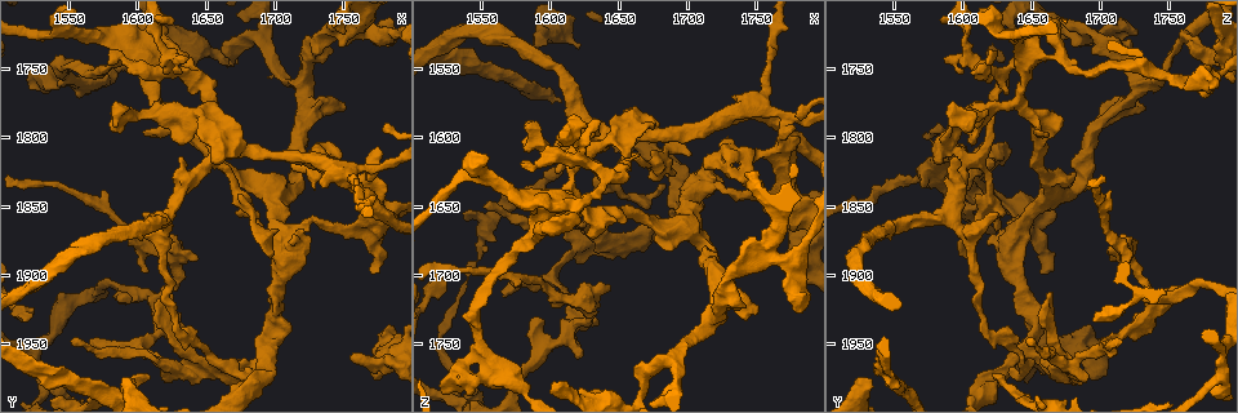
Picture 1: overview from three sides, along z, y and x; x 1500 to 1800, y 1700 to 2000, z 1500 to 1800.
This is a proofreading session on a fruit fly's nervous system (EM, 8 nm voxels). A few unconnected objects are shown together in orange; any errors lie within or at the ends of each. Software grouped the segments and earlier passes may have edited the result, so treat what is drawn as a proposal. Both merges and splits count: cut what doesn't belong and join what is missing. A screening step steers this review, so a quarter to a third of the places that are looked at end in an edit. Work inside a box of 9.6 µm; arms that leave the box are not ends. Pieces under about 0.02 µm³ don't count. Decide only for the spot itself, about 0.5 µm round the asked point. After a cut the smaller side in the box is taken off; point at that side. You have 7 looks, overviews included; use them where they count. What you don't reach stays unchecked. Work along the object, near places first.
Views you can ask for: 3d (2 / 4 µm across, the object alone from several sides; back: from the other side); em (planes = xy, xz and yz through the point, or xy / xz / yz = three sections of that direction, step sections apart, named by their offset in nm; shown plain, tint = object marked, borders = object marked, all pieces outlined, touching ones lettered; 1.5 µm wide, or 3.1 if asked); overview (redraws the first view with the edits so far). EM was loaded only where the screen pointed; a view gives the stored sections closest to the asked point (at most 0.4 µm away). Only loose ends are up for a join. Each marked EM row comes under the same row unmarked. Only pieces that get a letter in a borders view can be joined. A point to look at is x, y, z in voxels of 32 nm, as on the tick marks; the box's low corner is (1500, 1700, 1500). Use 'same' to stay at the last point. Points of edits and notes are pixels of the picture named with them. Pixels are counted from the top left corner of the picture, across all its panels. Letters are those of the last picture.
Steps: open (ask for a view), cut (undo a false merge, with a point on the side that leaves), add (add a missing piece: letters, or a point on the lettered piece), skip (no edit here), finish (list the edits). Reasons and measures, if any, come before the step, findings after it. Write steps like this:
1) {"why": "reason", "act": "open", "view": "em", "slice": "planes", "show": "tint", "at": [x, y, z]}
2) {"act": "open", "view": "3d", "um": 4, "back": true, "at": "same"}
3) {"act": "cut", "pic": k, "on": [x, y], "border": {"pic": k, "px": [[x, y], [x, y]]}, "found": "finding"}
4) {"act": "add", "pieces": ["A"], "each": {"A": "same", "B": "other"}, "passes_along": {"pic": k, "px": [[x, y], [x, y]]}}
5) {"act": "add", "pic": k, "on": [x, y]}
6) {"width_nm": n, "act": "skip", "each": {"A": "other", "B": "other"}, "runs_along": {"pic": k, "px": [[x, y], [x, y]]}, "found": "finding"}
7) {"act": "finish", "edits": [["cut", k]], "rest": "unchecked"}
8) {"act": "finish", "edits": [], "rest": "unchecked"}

{"why": "a narrow waist", "act": "open", "view": "3d", "um": 4, "at": [1708, 1872, 1634]}

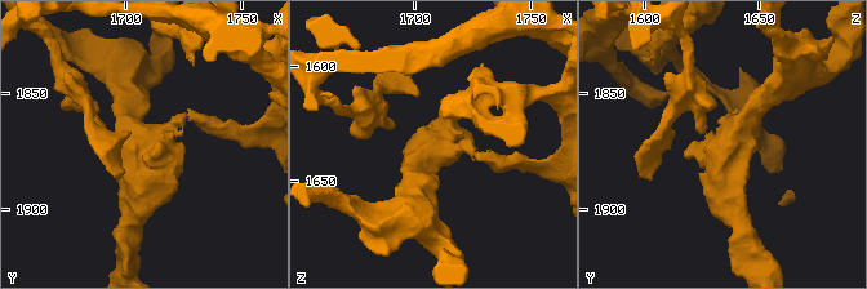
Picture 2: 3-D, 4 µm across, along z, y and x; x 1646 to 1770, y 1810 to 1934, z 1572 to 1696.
{"act": "open", "view": "em", "um": 3.1, "slice": "planes", "show": "tint", "at": [1706, 1873, 1637]}

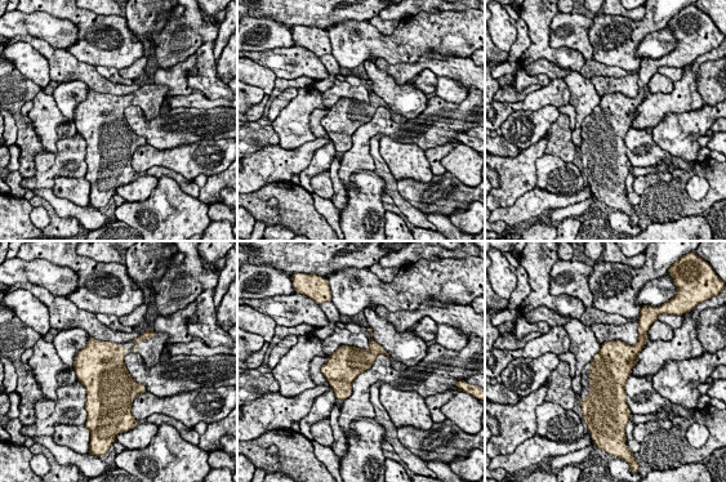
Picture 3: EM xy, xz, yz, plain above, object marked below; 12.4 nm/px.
{"why": "see the neighbours", "act": "open", "view": "em", "um": 3.1, "slice": "planes", "show": "borders", "at": "same"}

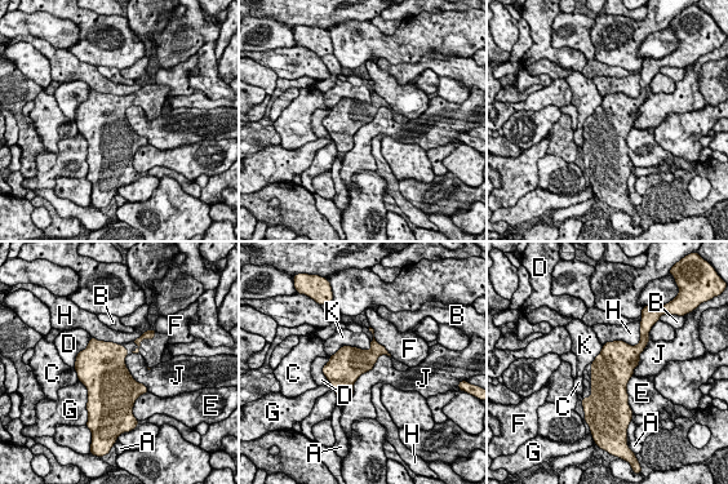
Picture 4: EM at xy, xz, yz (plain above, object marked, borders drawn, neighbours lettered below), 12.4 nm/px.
{"act": "skip", "each": {"A": "other", "B": "other", "C": "other", "D": "other", "E": "other", "F": "other", "G": "other", "H": "other", "J": "other", "K": "other"}, "border": {"pic": 4, "px": [[389, 355], [358, 378], [345, 402]]}, "found": "all the same neuron"}

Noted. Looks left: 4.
{"why": "thick end", "act": "open", "view": "em", "slice": "xz", "step": 4, "show": "borders", "at": [1750, 1774, 1728]}

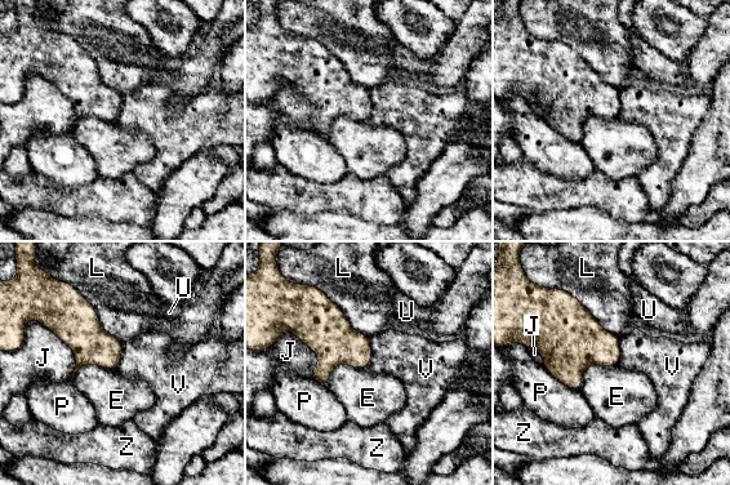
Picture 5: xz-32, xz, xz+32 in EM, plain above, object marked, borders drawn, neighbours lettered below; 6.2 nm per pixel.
{"act": "skip", "each": {"E": "other", "J": "other", "L": "other", "P": "other", "U": "other", "V": "other", "Z": "other"}, "border": {"pic": 5, "px": [[370, 339], [372, 359], [366, 366]]}, "found": "none of them fits"}

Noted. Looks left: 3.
{"why": "free end", "act": "open", "view": "em", "slice": "planes", "show": "tint", "at": [1554, 1946, 1648]}

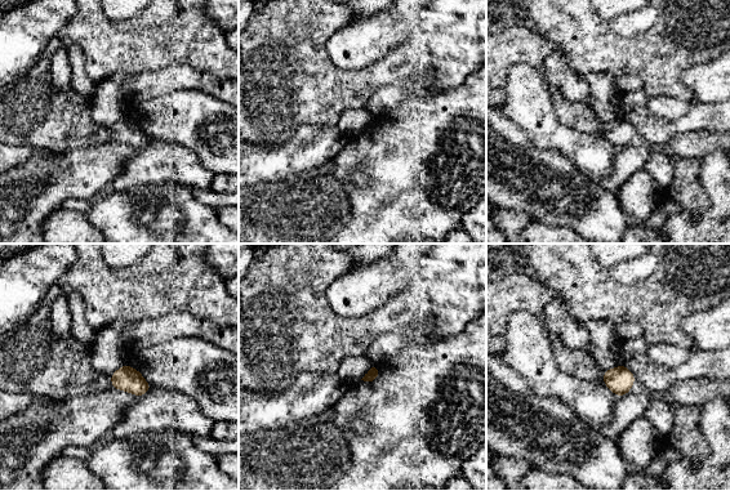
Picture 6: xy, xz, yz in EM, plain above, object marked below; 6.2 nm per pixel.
{"why": "what lies round it", "act": "open", "view": "em", "slice": "planes", "show": "borders", "at": "same"}

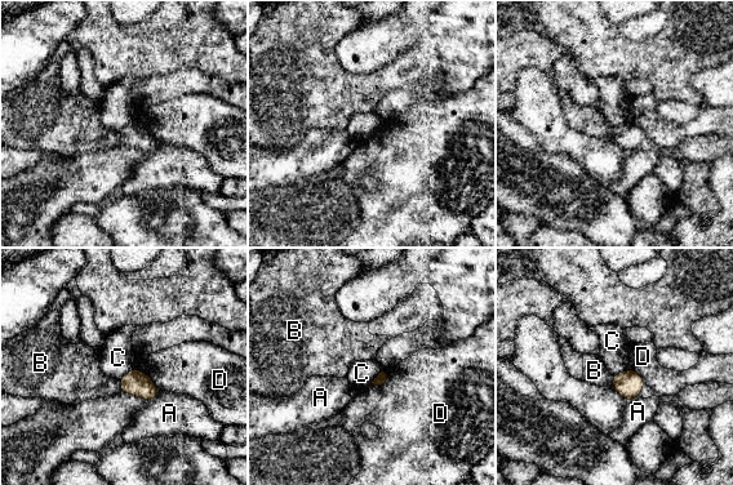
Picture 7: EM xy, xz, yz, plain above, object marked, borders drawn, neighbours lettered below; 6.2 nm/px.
{"act": "skip", "each": {"A": "other", "B": "other", "C": "other", "D": "other"}, "border": {"pic": 7, "px": [[629, 368], [612, 376]]}, "found": "none of them fits"}

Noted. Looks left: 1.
{"act": "finish", "edits": [], "rest": "unchecked"}

